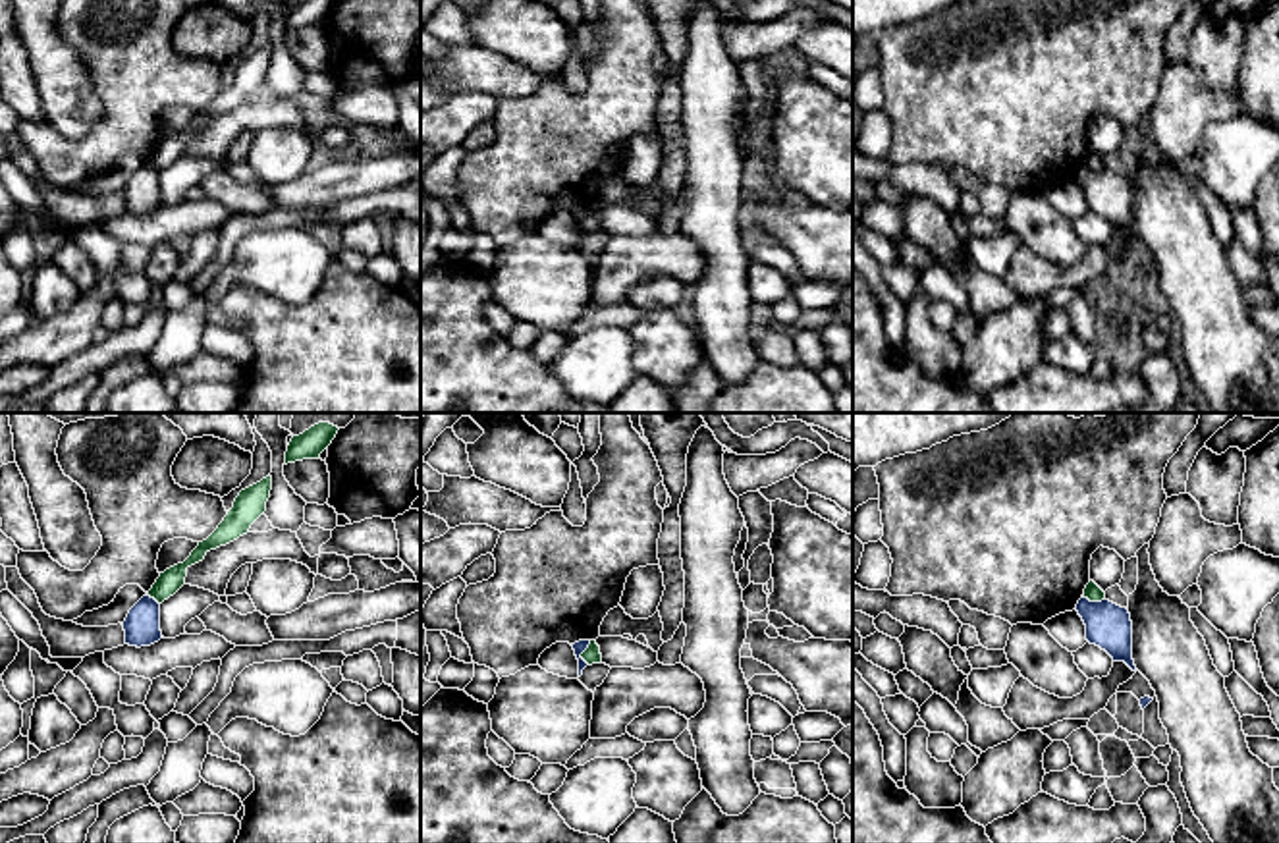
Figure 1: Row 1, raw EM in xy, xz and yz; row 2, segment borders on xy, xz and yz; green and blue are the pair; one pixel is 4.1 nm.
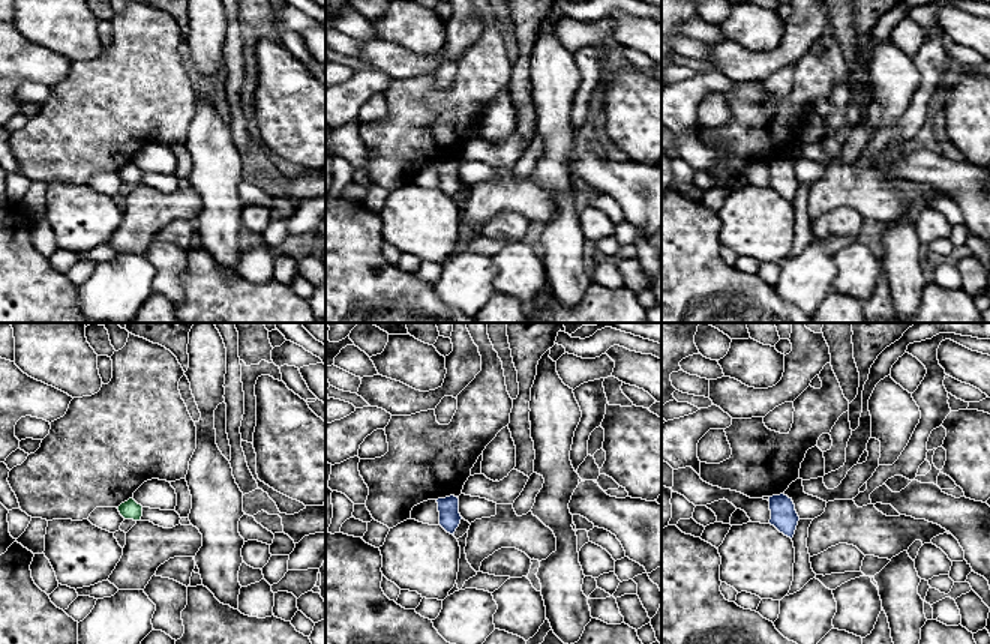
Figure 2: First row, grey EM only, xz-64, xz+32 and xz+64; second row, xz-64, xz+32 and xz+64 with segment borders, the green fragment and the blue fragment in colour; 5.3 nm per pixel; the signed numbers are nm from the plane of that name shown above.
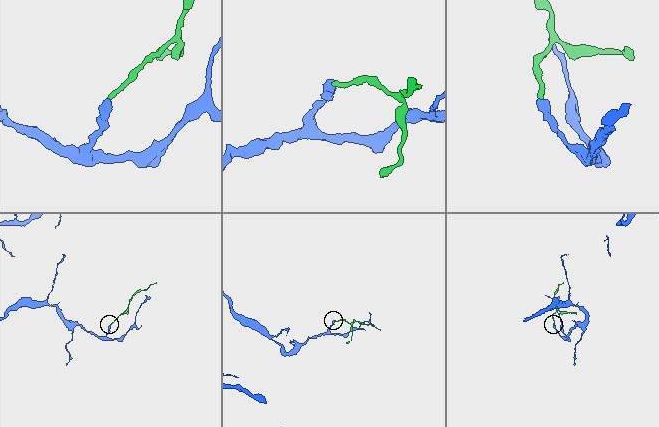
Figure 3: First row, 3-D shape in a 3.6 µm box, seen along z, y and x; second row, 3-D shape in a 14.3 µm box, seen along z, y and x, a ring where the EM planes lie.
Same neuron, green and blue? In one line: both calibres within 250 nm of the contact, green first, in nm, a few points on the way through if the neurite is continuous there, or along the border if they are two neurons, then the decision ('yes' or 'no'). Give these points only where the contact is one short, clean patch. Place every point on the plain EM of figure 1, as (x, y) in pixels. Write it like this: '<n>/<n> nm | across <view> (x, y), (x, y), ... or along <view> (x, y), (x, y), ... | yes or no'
70/50 nm | along xz (591, 209), (581, 222), (587, 232) | no

